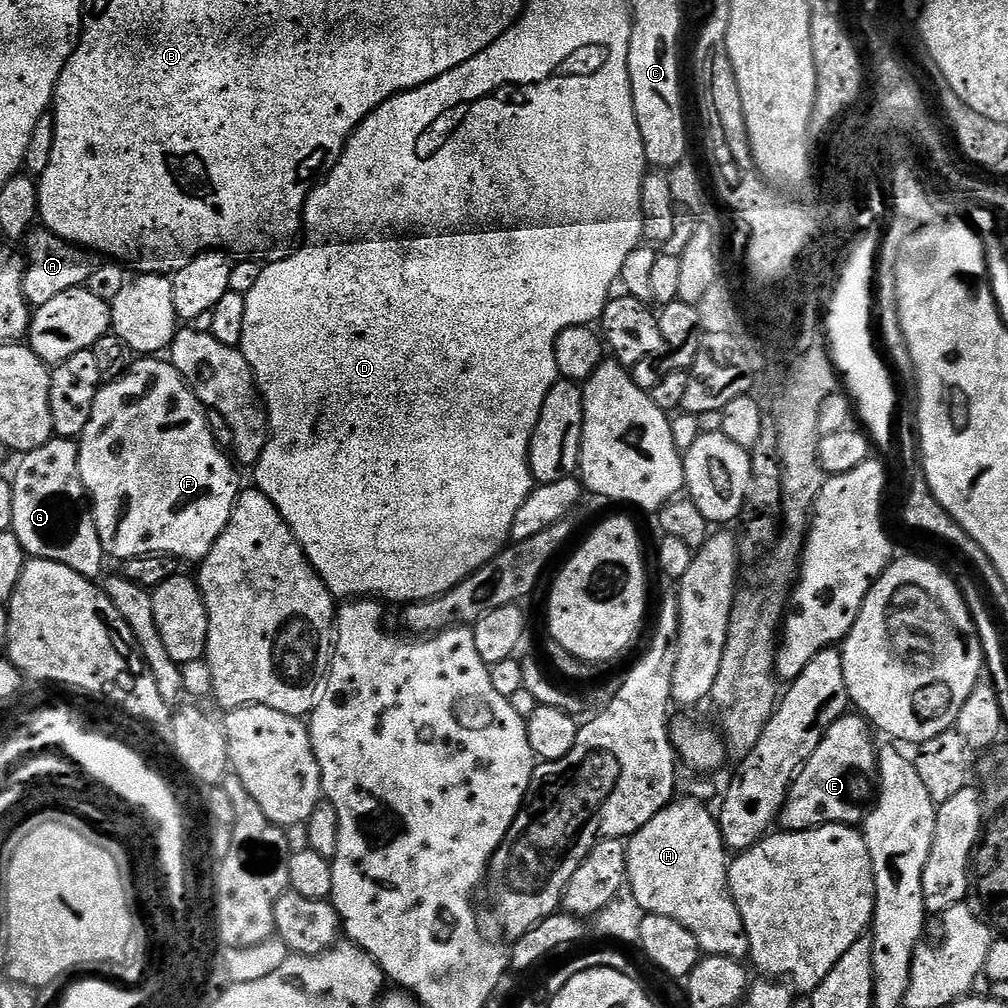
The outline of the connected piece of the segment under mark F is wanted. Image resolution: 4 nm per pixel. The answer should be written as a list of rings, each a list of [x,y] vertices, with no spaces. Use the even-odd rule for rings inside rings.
[[[140,358],[132,367],[116,380],[109,380],[98,390],[94,398],[94,410],[90,414],[90,422],[86,422],[86,430],[78,438],[80,446],[80,473],[84,490],[90,497],[92,514],[96,517],[98,534],[105,553],[117,562],[123,562],[135,556],[145,556],[155,552],[163,552],[165,556],[174,556],[177,561],[196,560],[203,562],[210,554],[214,542],[226,530],[230,522],[230,514],[236,505],[236,497],[242,491],[240,480],[236,477],[237,465],[230,459],[229,453],[216,443],[214,434],[208,425],[208,412],[200,399],[192,393],[192,388],[184,380],[184,375],[171,362],[164,358]]]

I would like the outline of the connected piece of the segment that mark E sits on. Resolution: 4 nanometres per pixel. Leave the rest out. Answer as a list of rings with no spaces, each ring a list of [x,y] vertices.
[[[863,715],[839,716],[826,730],[818,750],[796,773],[792,788],[778,821],[781,829],[789,832],[804,832],[819,824],[859,825],[868,815],[878,792],[880,757],[878,743],[872,737],[874,728]]]

